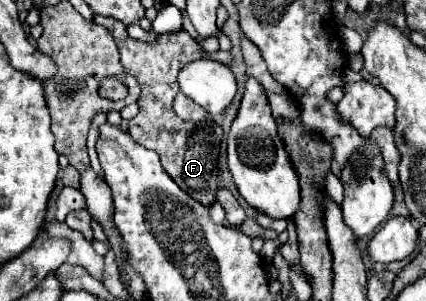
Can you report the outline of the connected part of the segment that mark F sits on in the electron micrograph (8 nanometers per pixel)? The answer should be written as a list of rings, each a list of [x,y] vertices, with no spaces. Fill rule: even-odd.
[[[94,16],[96,24],[102,24],[112,32],[116,45],[120,48],[120,58],[124,64],[124,70],[132,74],[142,88],[140,94],[140,114],[130,120],[130,136],[150,148],[156,150],[162,158],[164,170],[172,176],[172,180],[188,192],[192,198],[208,206],[216,198],[218,190],[218,152],[222,142],[222,128],[214,120],[206,120],[206,126],[196,126],[194,122],[184,122],[176,116],[172,102],[178,94],[178,72],[184,64],[202,58],[202,48],[188,32],[172,32],[172,34],[160,34],[158,42],[144,44],[140,40],[130,38],[126,26],[122,22],[104,16]]]

